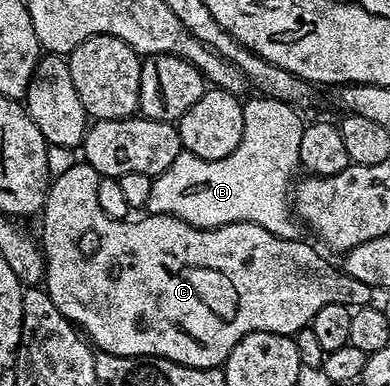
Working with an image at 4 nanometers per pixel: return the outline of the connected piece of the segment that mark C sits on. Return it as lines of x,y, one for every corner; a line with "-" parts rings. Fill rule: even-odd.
77,160
73,166
68,166
60,175
51,179
50,185
44,195
44,238
42,234
42,249
44,251
44,277
46,289
50,300
54,300
54,308
62,312
68,321
75,324
99,349
105,354
117,354
120,358
139,358
141,356
155,356
169,358
183,366
198,366
217,368
223,367
228,353
246,336
255,330
265,330
275,334
287,334
295,336
311,323
312,318
322,308
331,302
343,302
349,308
364,306
373,301
373,287
364,282
354,280
349,274
336,270
330,263
318,258
308,246
299,246
299,241
291,238
280,238
277,234
271,234
266,228
262,228
253,222
230,222
225,226
213,226
205,228
192,226
189,222
175,214
149,213
149,218
140,218
137,222
123,218
111,218
98,208
98,184
100,178
94,176
92,165
83,160

